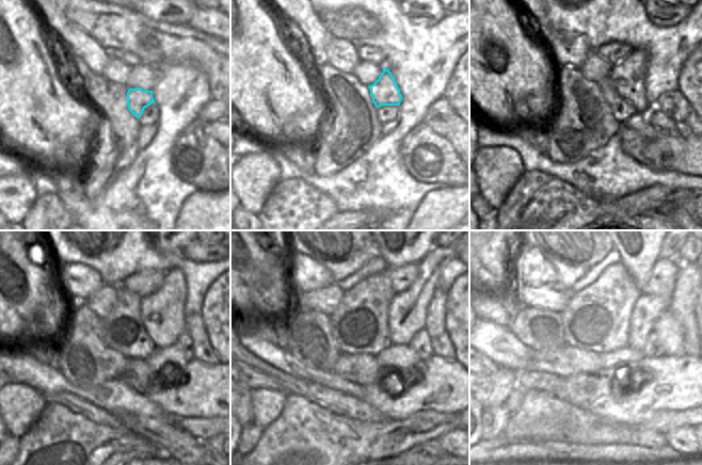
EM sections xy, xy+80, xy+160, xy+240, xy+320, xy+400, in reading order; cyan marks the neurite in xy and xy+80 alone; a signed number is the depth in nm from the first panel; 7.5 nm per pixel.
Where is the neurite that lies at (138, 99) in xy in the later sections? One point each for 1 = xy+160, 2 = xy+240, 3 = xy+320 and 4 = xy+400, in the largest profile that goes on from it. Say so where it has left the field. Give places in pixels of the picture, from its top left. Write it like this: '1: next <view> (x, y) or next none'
1: next xy+160 (627, 77)
2: next xy+240 (162, 313)
3: next xy+320 (408, 309)
4: next xy+400 (647, 309)

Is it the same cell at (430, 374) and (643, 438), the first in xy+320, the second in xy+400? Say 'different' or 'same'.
different

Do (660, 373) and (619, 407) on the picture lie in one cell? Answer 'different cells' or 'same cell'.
same cell

